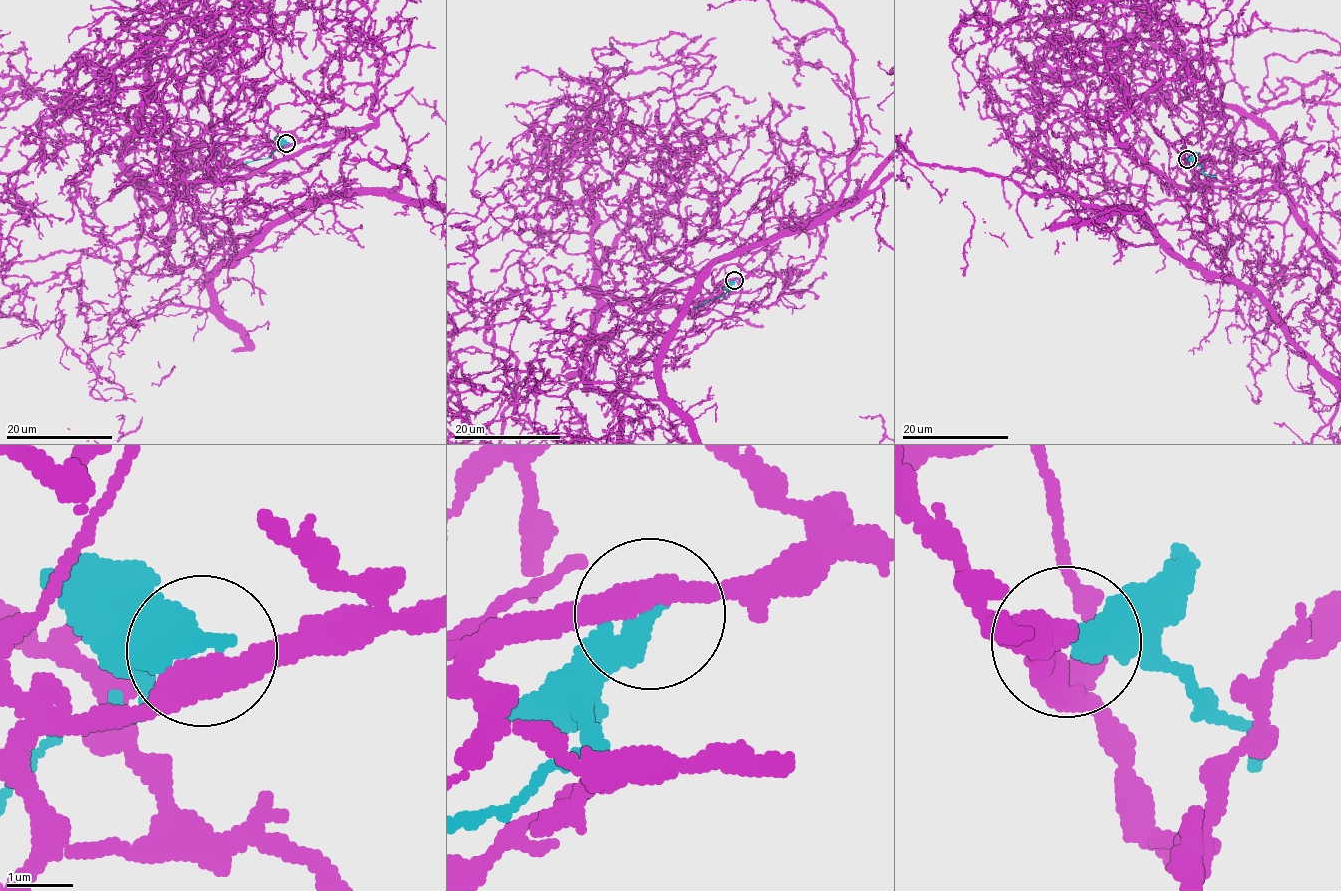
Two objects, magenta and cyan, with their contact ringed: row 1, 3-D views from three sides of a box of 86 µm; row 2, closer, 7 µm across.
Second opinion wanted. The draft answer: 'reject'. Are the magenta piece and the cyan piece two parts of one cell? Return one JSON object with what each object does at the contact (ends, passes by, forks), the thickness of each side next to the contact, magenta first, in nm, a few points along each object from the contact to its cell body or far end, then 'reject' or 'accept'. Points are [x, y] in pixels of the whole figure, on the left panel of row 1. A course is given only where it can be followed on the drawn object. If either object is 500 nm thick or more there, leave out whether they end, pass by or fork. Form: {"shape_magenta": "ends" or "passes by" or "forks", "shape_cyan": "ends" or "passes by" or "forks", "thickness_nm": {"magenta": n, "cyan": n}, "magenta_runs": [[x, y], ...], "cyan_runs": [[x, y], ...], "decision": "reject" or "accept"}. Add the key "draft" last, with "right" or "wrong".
{"shape_magenta": "passes by", "shape_cyan": "ends", "thickness_nm": {"magenta": 400, "cyan": 400}, "cyan_runs": [[286, 144], [265, 159], [246, 161]], "decision": "accept", "draft": "wrong"}

